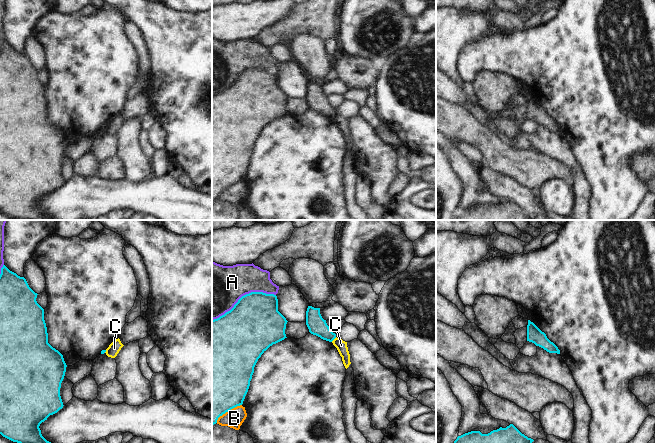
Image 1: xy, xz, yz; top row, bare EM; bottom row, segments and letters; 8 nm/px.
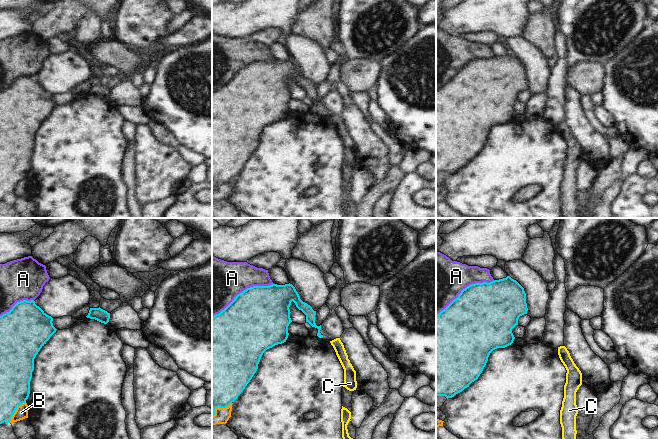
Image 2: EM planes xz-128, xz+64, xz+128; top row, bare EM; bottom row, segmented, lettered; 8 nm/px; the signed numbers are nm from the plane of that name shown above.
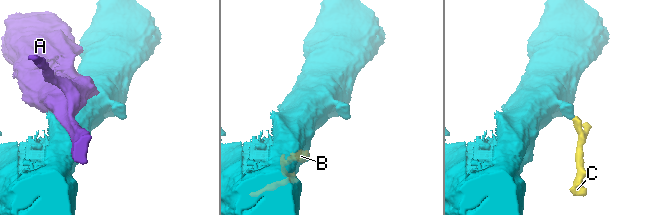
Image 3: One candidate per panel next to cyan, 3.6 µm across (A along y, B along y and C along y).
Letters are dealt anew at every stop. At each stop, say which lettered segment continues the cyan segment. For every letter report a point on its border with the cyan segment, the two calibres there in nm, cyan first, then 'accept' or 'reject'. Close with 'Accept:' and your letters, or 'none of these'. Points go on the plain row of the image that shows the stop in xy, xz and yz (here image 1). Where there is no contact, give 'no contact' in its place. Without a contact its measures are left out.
A: meets cyan in xz at (244, 71); 440 nm thick on the cyan side, 400 nm on the other; reject
B: meets cyan in xz at (227, 187); 500 nm thick on the cyan side, 150 nm on the other; reject
C: meets cyan in xz at (333, 115); 150 nm thick on the cyan side, 90 nm on the other; reject
Accept: none of these

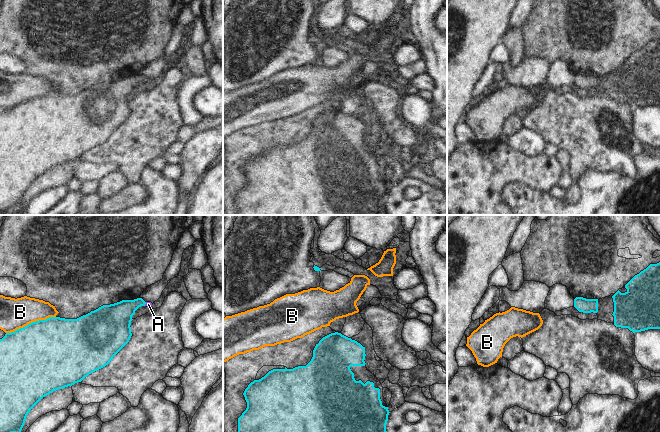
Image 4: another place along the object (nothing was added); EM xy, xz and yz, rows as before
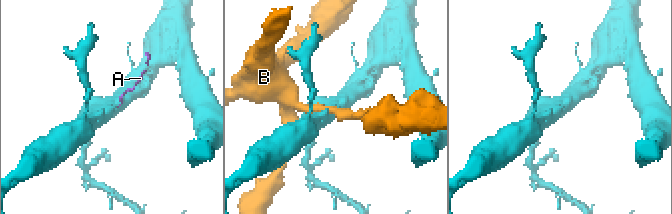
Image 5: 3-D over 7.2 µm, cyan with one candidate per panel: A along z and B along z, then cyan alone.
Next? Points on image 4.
A: meets cyan in xy at (145, 79); 220 nm thick on the cyan side, 50 nm on the other; accept
B: meets cyan in xy at (30, 99); 500 nm thick on the cyan side, 240 nm on the other; reject
Accept: A

